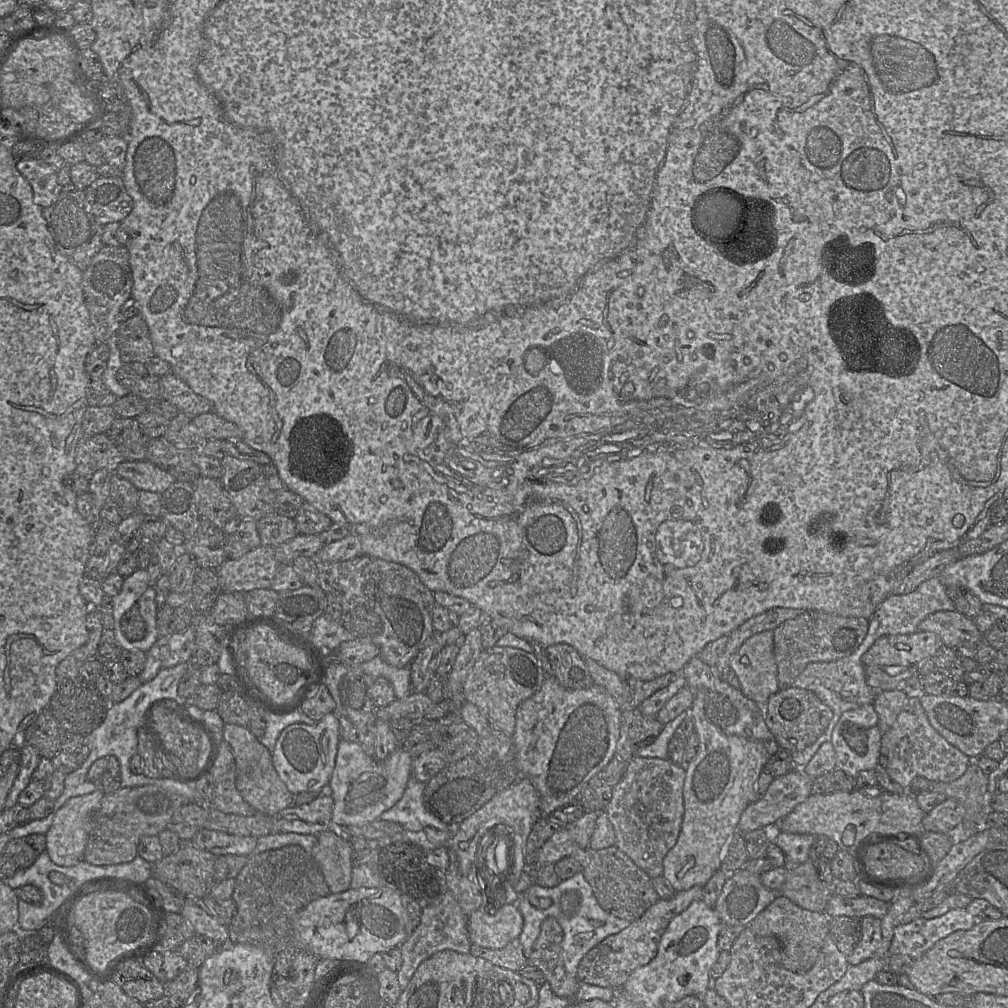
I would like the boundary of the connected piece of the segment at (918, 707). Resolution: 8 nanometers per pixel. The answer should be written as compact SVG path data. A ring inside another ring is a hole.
M908 696L895 722L882 735L879 764L892 780L908 791L916 776L923 776L933 782L952 782L965 773L969 763L970 757L950 744L929 723L919 696Z

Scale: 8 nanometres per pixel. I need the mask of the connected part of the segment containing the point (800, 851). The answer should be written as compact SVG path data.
M778 824L768 825L763 829L769 842L775 843L785 854L784 866L788 870L810 860L810 848L815 842L815 835L781 832Z

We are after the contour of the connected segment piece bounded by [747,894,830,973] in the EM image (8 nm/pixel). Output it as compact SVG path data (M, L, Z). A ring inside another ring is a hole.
M777 894L776 898L761 911L747 926L758 936L773 935L781 943L781 962L787 970L803 973L812 968L830 932L830 917L825 912L801 908L787 897Z

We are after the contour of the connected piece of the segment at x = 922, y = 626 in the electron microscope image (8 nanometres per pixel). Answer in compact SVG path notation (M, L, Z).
M937 611L928 615L918 625L919 631L937 634L943 645L956 647L964 642L979 643L983 633L976 627L973 619L954 611Z

